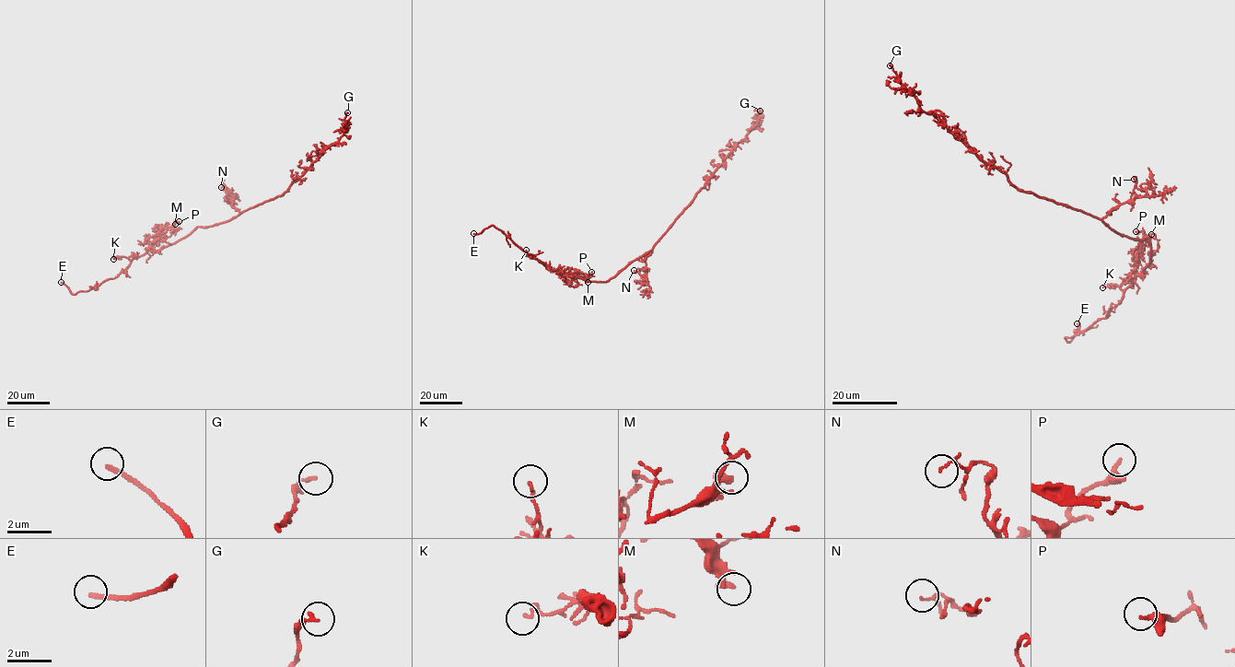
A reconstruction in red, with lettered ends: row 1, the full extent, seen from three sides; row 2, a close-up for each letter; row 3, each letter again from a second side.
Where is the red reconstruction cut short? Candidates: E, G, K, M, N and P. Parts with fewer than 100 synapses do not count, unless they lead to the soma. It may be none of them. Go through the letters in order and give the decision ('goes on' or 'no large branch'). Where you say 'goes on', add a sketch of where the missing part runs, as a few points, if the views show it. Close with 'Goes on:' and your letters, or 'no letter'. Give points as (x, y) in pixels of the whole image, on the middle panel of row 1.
E: goes on | (473, 233), (446, 238)
G: no large branch
K: no large branch
M: no large branch
N: no large branch
P: no large branch
Goes on: E

